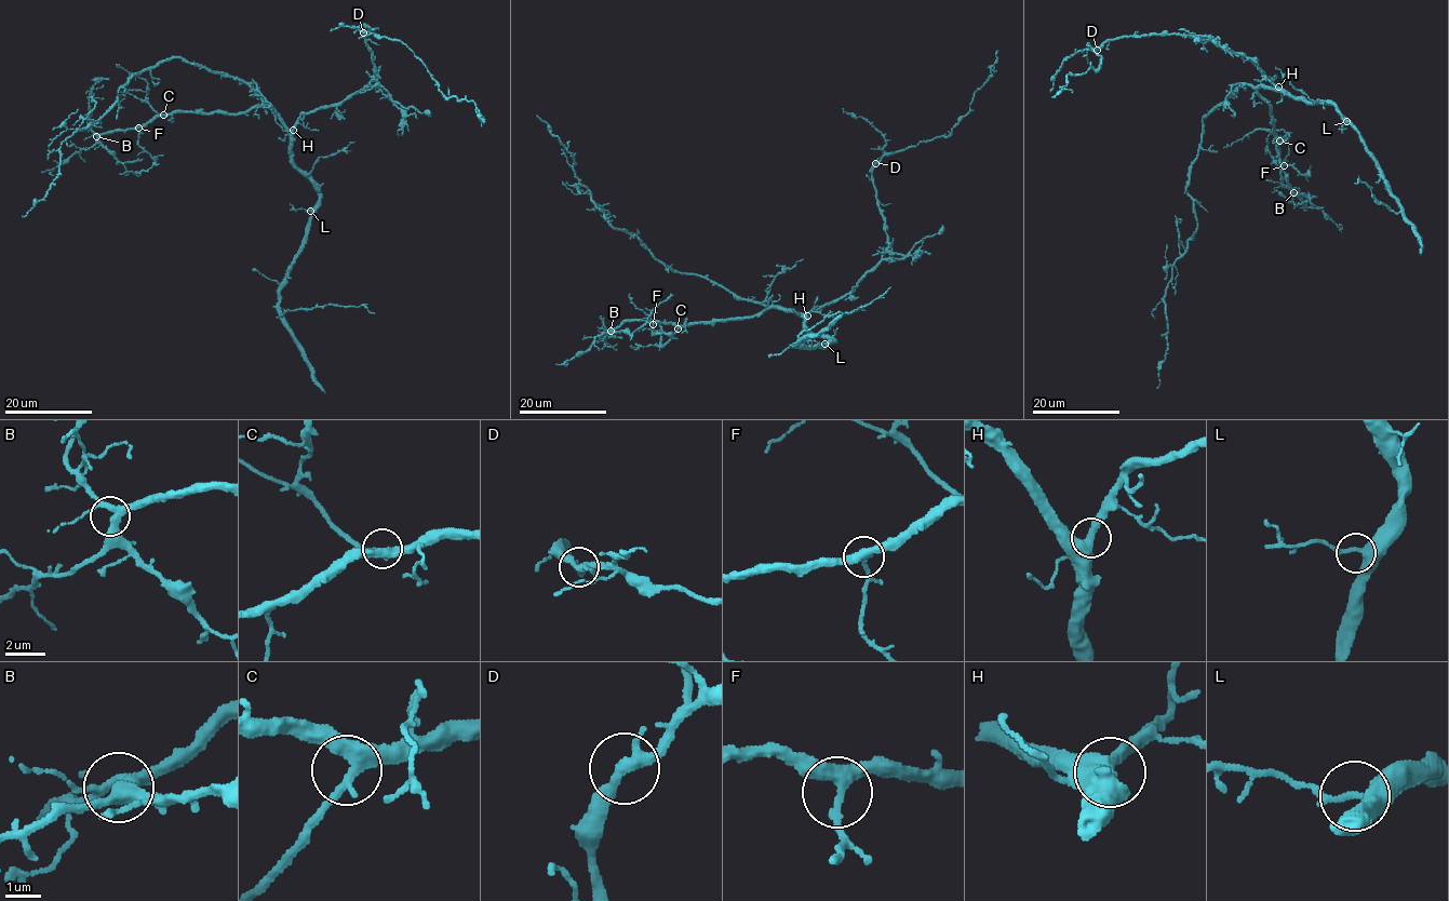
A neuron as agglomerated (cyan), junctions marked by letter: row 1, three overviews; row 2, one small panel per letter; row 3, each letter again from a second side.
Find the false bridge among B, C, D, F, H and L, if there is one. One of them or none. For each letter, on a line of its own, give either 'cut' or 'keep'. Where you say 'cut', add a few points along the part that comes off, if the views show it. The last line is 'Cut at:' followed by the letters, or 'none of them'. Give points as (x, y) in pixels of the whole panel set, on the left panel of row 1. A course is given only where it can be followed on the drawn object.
B: keep
C: keep
D: keep
F: keep
H: keep
L: keep
Cut at: none of them

